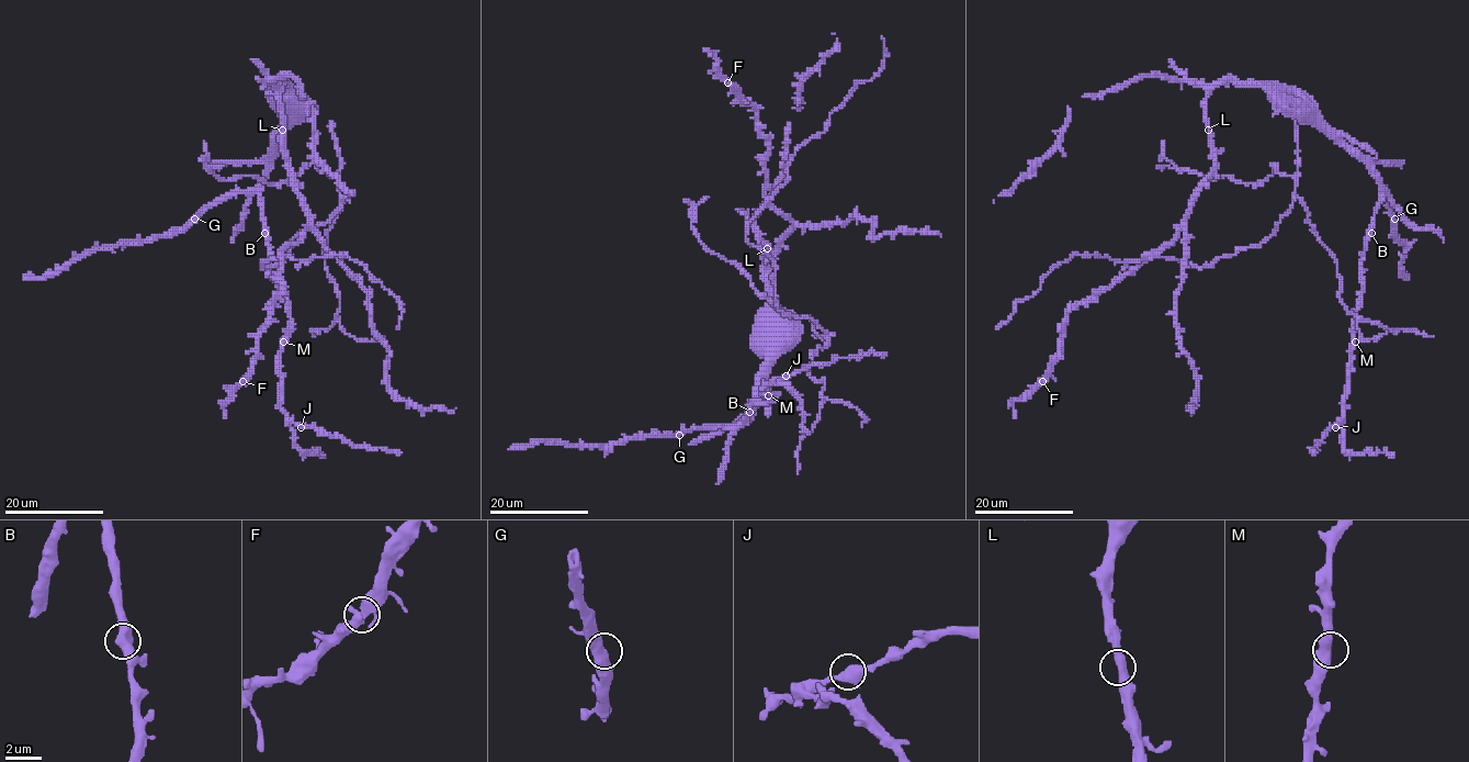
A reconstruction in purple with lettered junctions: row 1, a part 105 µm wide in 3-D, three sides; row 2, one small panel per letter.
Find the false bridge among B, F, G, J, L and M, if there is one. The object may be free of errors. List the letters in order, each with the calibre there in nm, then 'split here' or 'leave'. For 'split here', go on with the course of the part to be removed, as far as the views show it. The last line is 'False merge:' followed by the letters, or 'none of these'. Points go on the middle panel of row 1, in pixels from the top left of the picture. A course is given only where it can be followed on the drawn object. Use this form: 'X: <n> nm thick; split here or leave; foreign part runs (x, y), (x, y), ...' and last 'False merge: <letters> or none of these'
B: 600 nm thick; leave
F: 550 nm thick; leave
G: 550 nm thick; leave
J: 550 nm thick; leave
L: 550 nm thick; leave
M: 600 nm thick; leave
False merge: none of these

